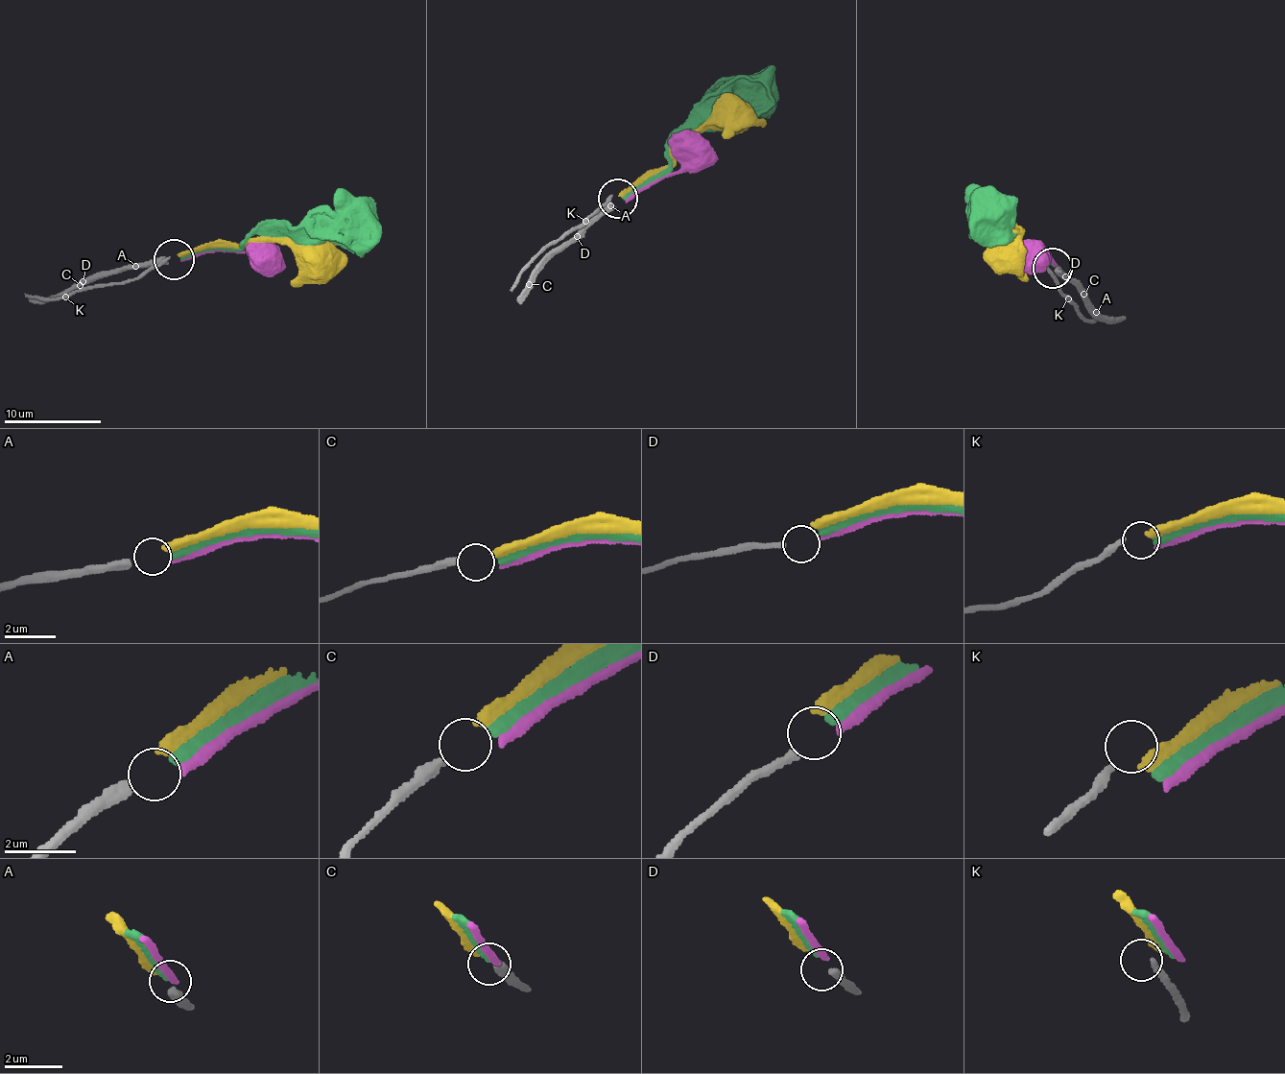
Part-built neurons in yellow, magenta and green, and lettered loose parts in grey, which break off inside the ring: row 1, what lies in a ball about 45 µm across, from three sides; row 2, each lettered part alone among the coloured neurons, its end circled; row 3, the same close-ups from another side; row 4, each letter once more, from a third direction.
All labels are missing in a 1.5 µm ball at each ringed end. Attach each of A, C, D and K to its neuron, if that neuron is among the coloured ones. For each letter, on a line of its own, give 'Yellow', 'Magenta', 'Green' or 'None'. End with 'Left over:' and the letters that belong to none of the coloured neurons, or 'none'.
A: Green
C: None
D: Magenta
K: None
Left over: C, K

